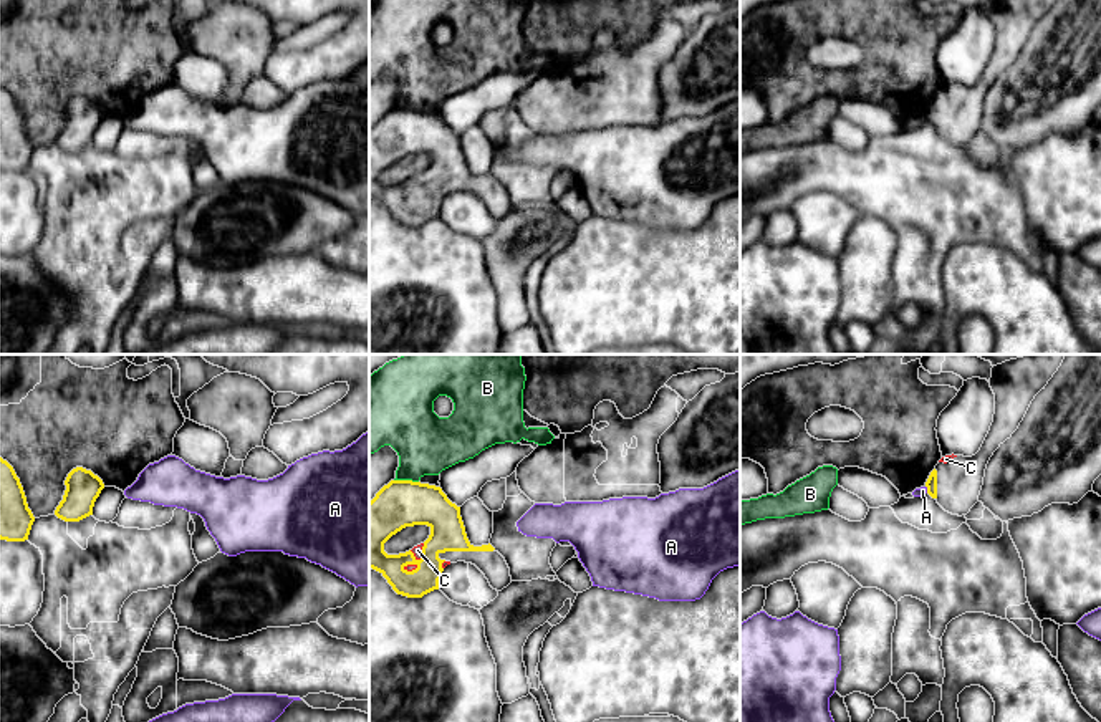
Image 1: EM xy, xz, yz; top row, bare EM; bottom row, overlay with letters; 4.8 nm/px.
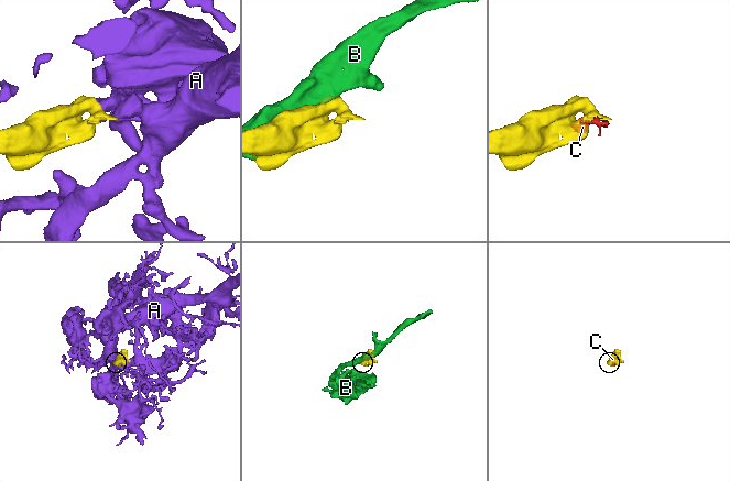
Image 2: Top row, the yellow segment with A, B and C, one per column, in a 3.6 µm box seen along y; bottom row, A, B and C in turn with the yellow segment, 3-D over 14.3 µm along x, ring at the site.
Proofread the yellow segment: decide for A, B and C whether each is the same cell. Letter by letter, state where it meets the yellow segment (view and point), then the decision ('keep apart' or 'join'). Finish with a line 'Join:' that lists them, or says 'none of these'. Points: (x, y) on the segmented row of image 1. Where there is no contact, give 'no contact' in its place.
A: contact yz (927, 489); keep apart
B: contact xz (406, 481); keep apart
C: contact xz (423, 553); join
Join: C

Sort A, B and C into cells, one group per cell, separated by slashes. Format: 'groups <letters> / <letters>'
groups A / B / C

